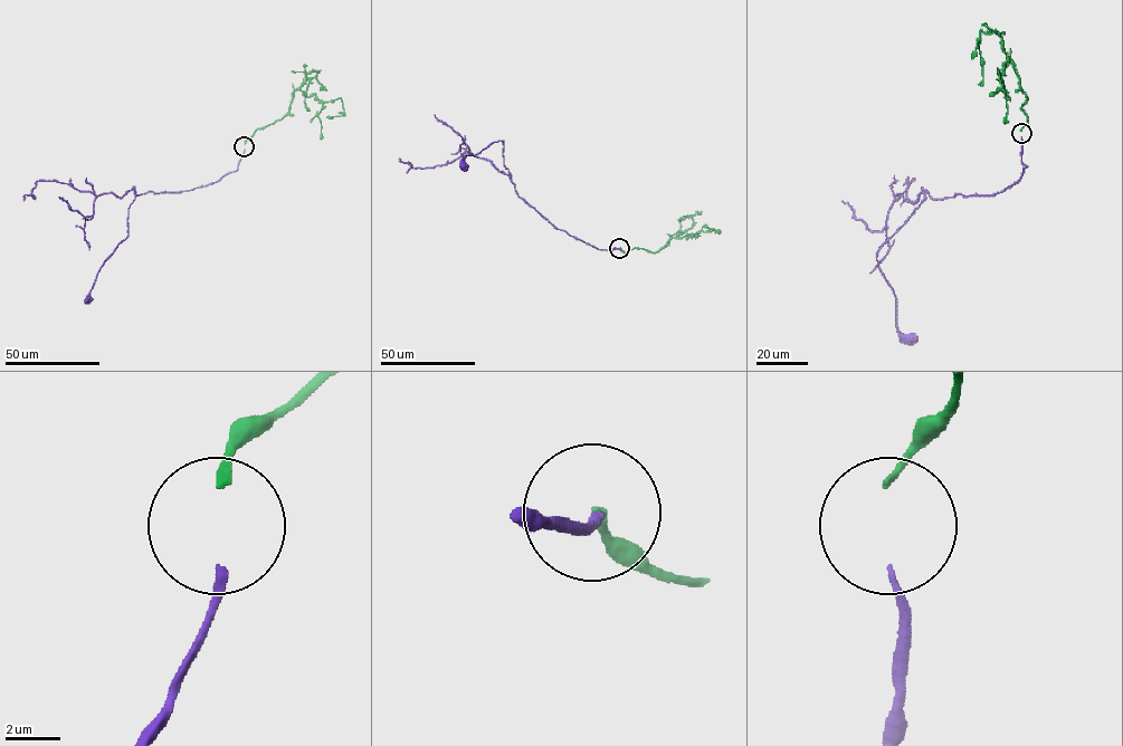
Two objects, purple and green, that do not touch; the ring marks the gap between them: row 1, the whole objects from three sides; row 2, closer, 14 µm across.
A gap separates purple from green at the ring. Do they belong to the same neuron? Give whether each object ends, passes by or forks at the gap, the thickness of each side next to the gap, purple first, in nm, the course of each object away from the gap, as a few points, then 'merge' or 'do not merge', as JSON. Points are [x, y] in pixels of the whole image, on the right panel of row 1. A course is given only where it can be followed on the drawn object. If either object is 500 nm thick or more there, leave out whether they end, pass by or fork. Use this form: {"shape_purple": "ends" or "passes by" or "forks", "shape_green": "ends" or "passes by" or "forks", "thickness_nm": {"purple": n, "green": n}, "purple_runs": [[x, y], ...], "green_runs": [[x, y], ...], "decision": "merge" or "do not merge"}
{"shape_purple": "ends", "shape_green": "ends", "thickness_nm": {"purple": 280, "green": 280}, "purple_runs": [[1021, 137], [1027, 166], [1012, 185], [933, 199], [924, 190], [878, 250], [896, 328], [911, 340]], "green_runs": [[1021, 130], [1027, 96], [1008, 57], [1003, 70], [997, 74], [997, 68], [1001, 87], [995, 93]], "decision": "merge"}

